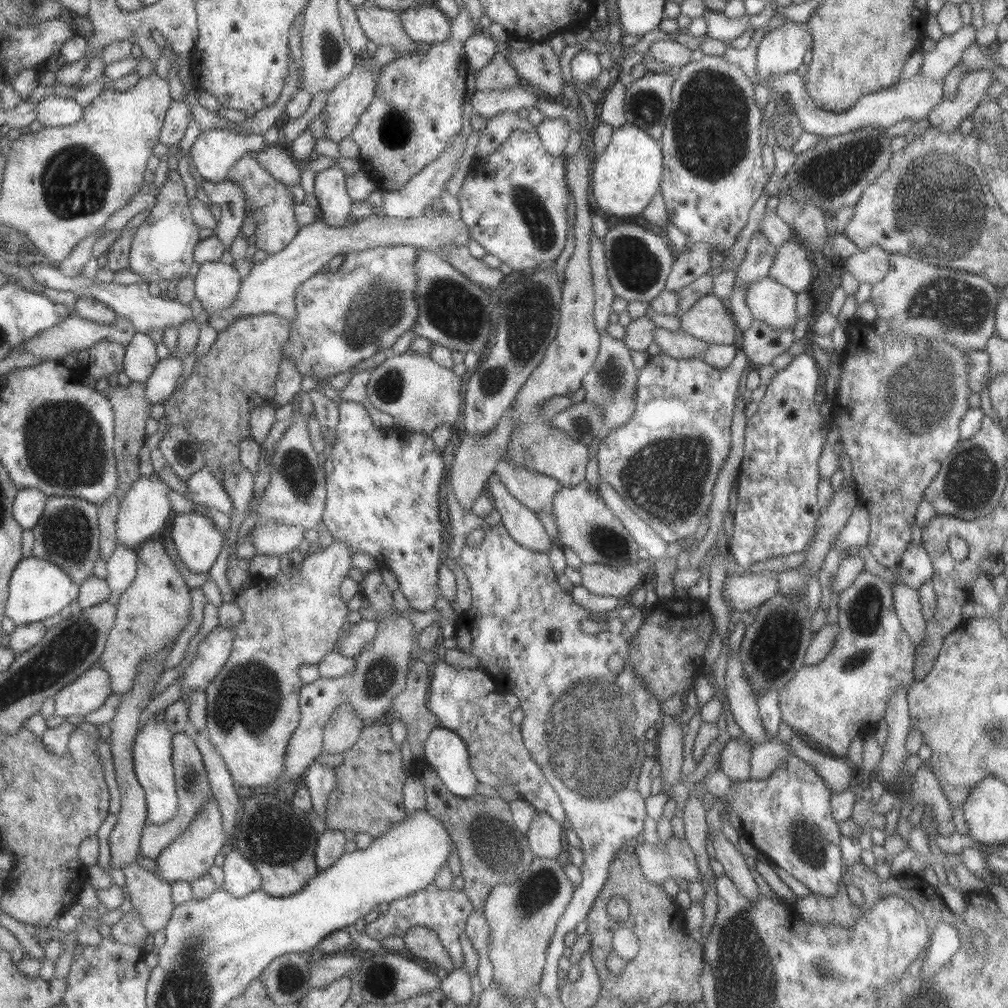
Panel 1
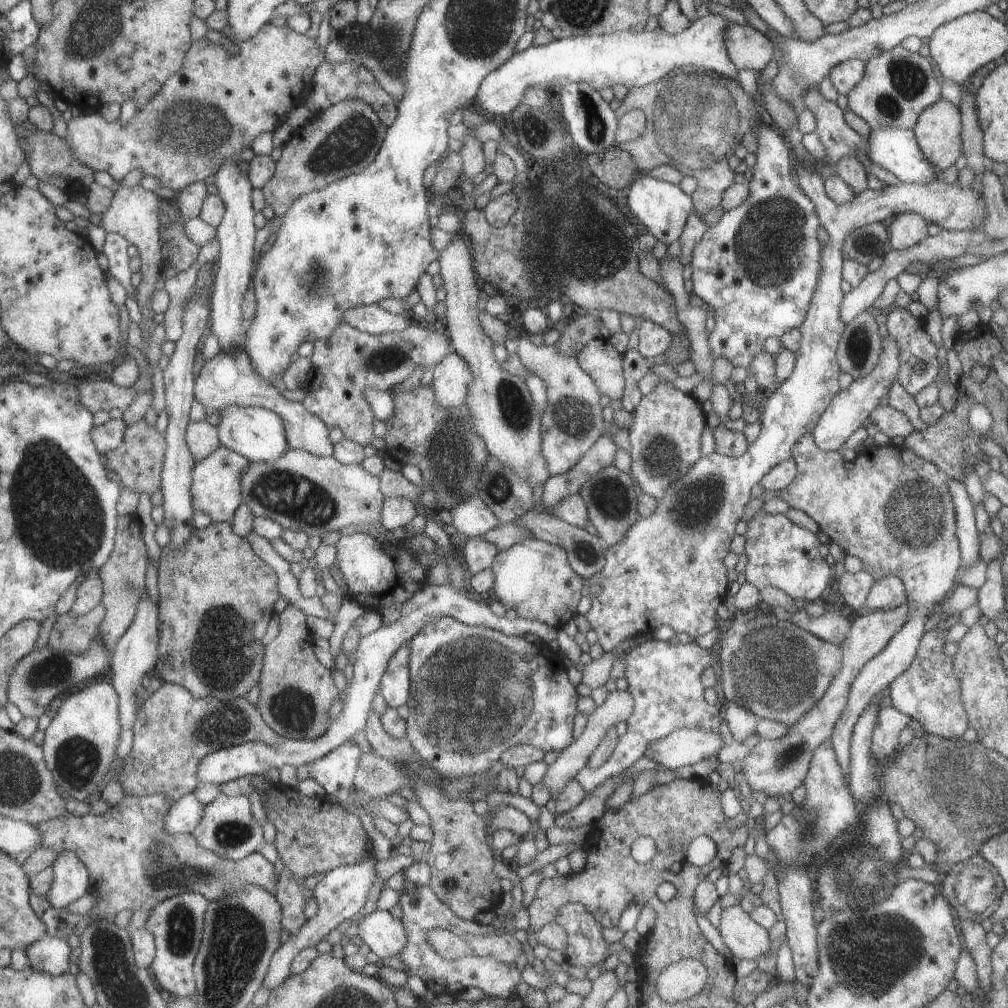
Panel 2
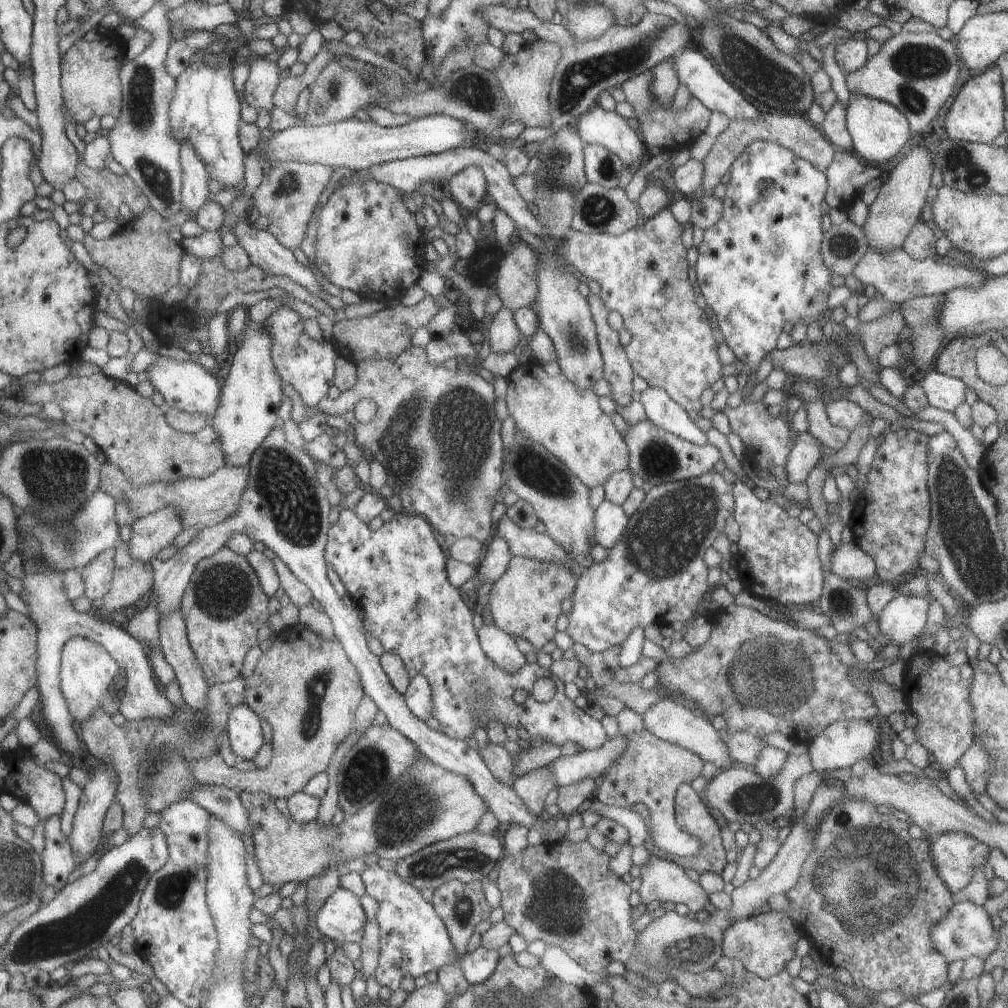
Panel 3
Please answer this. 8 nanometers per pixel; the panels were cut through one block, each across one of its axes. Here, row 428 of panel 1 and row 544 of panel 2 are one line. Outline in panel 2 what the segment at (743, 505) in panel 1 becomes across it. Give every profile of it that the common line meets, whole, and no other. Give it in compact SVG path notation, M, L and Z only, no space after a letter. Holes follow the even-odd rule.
M758 509L754 518L747 522L745 551L748 558L744 568L746 583L756 588L776 587L790 598L816 601L830 594L833 580L830 565L826 561L829 548L820 543L817 534L790 522L784 513L766 513Z

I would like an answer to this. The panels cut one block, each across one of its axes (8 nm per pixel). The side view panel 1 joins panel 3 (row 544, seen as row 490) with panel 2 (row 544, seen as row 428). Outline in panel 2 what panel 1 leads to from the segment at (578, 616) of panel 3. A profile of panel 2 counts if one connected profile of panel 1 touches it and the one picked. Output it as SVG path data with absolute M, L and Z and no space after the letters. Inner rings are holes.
M796 163L794 166L794 173L796 174L796 180L798 181L801 191L814 203L818 220L820 224L824 226L826 232L828 232L828 244L826 247L823 247L821 250L821 257L819 260L820 263L820 272L818 277L818 282L810 301L809 308L807 310L806 318L803 320L803 323L799 326L799 330L801 332L801 340L800 347L795 352L795 367L794 370L790 373L790 376L783 380L778 386L777 389L772 394L764 394L764 398L759 406L759 423L761 424L761 432L758 435L758 438L755 441L752 441L746 452L741 454L739 457L729 457L726 455L721 455L720 453L710 453L706 456L701 456L688 470L675 482L670 483L669 487L666 489L666 492L657 500L657 505L655 511L652 512L650 516L640 517L636 522L632 523L632 526L626 531L625 537L622 538L620 542L617 542L615 545L610 545L605 550L605 565L600 572L597 572L593 577L589 578L589 586L598 584L600 588L600 592L598 594L590 593L591 605L583 610L583 614L586 617L586 620L590 622L590 626L592 629L596 631L598 636L598 642L600 646L602 646L603 650L607 653L613 651L621 641L626 639L634 639L639 635L649 636L655 628L662 626L662 624L666 624L666 626L670 626L674 632L686 632L693 639L698 638L698 636L702 636L711 630L716 628L720 628L722 626L722 622L719 620L716 609L720 604L722 604L726 600L726 589L728 588L728 578L726 577L726 566L722 562L724 557L731 548L732 539L736 536L736 532L734 531L736 528L736 524L742 518L742 513L744 512L744 508L746 504L752 499L750 495L750 490L754 484L759 484L761 478L776 464L780 463L783 460L786 460L791 456L791 450L794 446L794 443L797 442L798 438L801 438L802 435L805 435L807 432L812 432L814 425L818 422L820 415L826 410L826 407L832 402L834 396L838 394L840 391L840 387L838 386L838 374L841 372L841 368L839 367L837 361L837 346L839 345L839 340L841 339L841 334L845 329L845 324L843 320L840 318L840 305L843 301L845 293L840 289L840 283L843 280L843 276L841 273L842 265L844 264L844 257L841 255L841 248L846 240L846 237L854 232L857 228L861 226L882 222L886 220L886 218L892 218L892 215L896 216L897 214L904 213L916 213L922 216L924 220L930 224L937 224L942 229L952 229L955 231L965 231L971 230L972 228L980 228L983 223L984 217L986 216L985 204L983 201L983 197L981 196L981 192L978 193L975 191L970 185L967 188L961 188L958 185L958 182L950 184L944 183L941 179L932 180L929 183L900 183L896 185L886 185L882 189L866 189L862 191L860 194L855 196L854 200L851 200L847 203L838 204L835 203L825 191L825 184L822 178L820 177L819 170L815 167L807 167L802 163Z

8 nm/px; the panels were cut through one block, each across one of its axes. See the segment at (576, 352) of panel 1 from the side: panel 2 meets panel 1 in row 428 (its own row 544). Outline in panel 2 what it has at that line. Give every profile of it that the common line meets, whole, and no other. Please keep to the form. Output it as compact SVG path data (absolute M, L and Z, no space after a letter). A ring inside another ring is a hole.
M534 537L522 539L522 542L501 550L493 560L491 569L493 589L497 600L507 609L516 610L518 617L538 621L558 630L566 624L566 621L578 614L577 606L582 597L580 590L584 586L584 579L572 570L568 564L567 552L561 546Z

